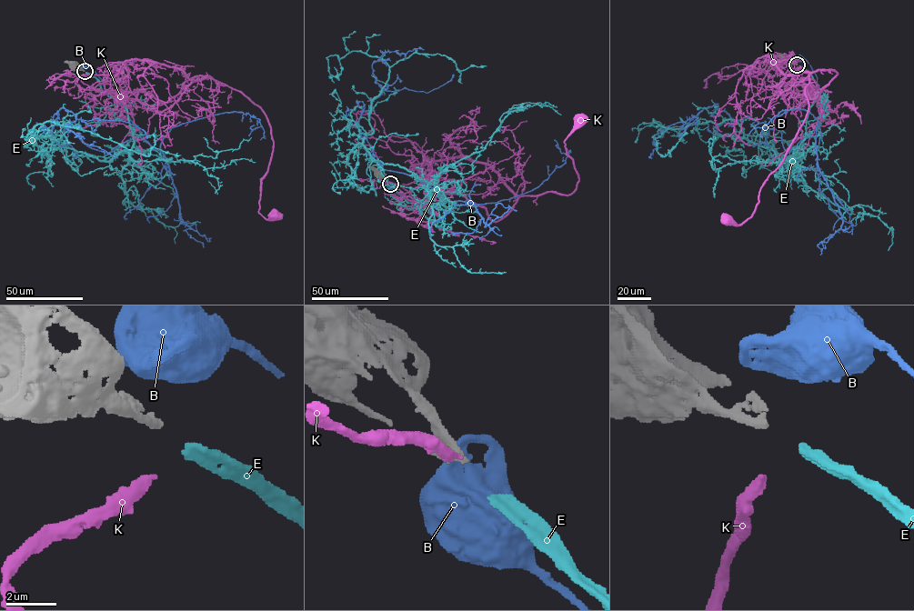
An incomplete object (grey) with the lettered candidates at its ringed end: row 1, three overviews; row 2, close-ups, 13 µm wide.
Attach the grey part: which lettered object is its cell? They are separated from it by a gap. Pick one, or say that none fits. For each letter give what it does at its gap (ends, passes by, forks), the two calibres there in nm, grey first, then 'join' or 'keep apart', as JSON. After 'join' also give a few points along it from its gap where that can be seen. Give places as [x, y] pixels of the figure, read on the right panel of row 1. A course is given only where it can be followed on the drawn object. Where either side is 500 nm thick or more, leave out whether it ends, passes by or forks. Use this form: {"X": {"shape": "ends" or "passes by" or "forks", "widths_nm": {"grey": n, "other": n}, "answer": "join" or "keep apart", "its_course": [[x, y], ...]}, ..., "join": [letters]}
{"B": {"widths_nm": {"grey": 320, "other": 850}, "answer": "keep apart"}, "E": {"shape": "ends", "widths_nm": {"grey": 320, "other": 400}, "answer": "join", "its_course": [[799, 65], [818, 92], [788, 161], [730, 119], [667, 129], [655, 138], [663, 155], [674, 146], [669, 155]]}, "K": {"shape": "ends", "widths_nm": {"grey": 320, "other": 340}, "answer": "keep apart"}, "join": ["E"]}

